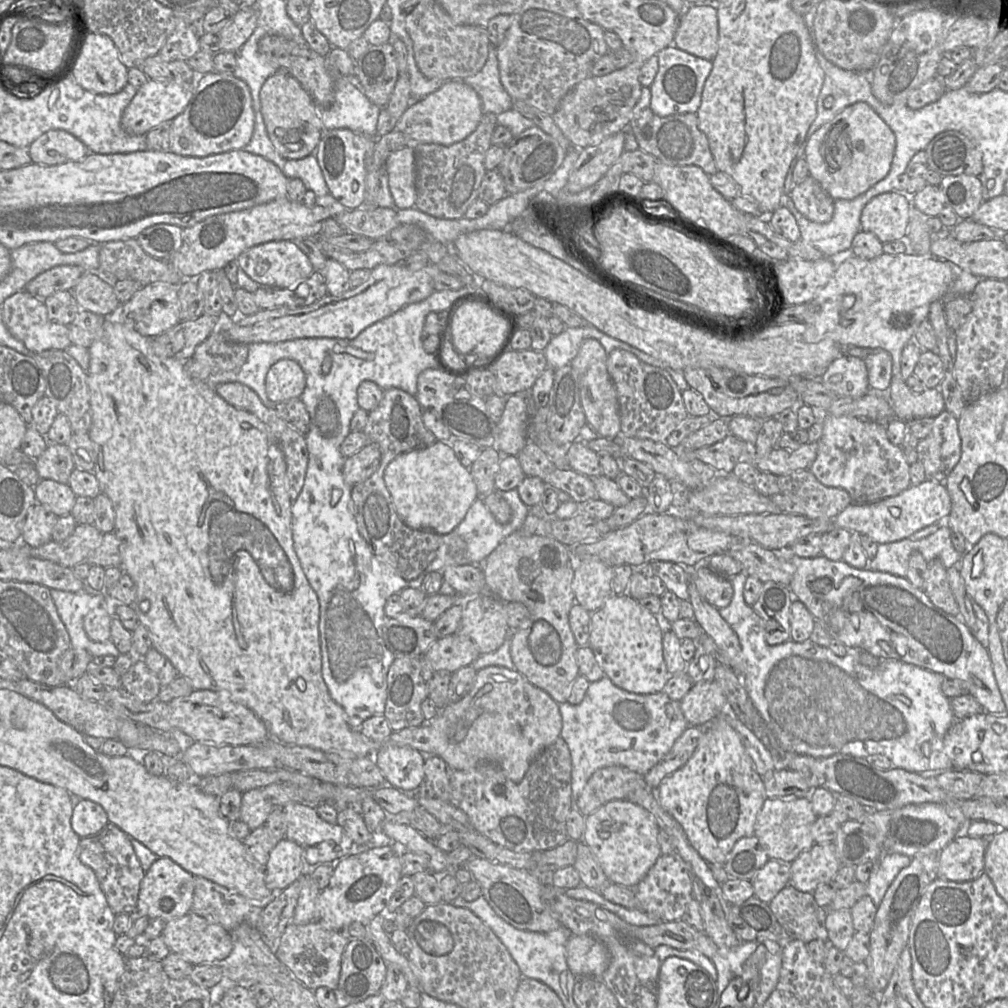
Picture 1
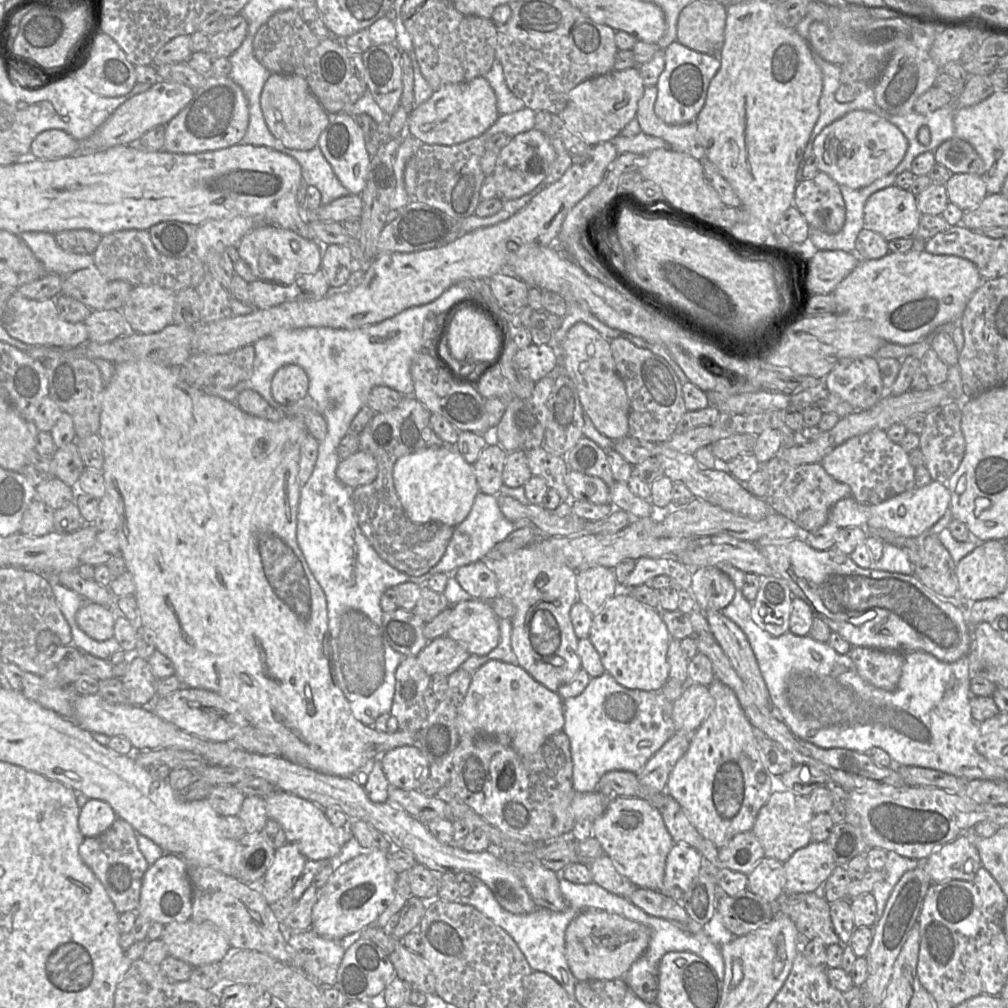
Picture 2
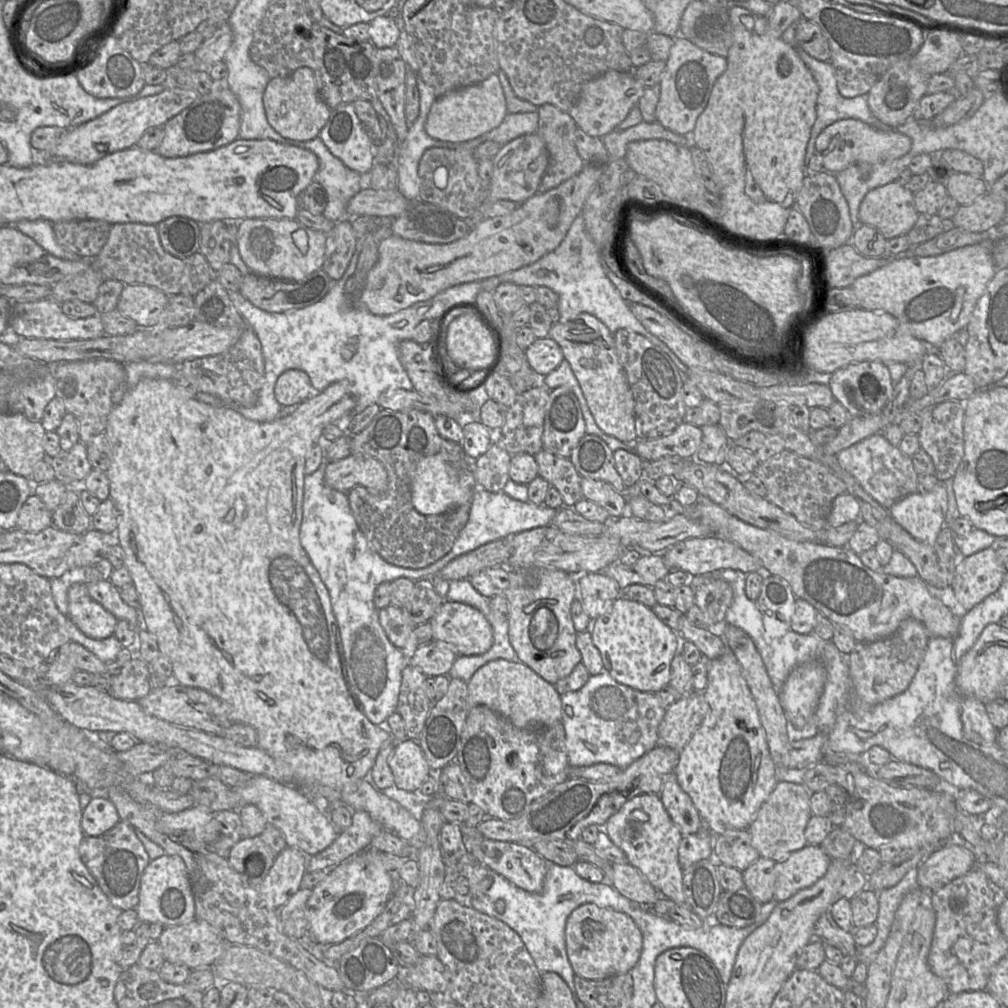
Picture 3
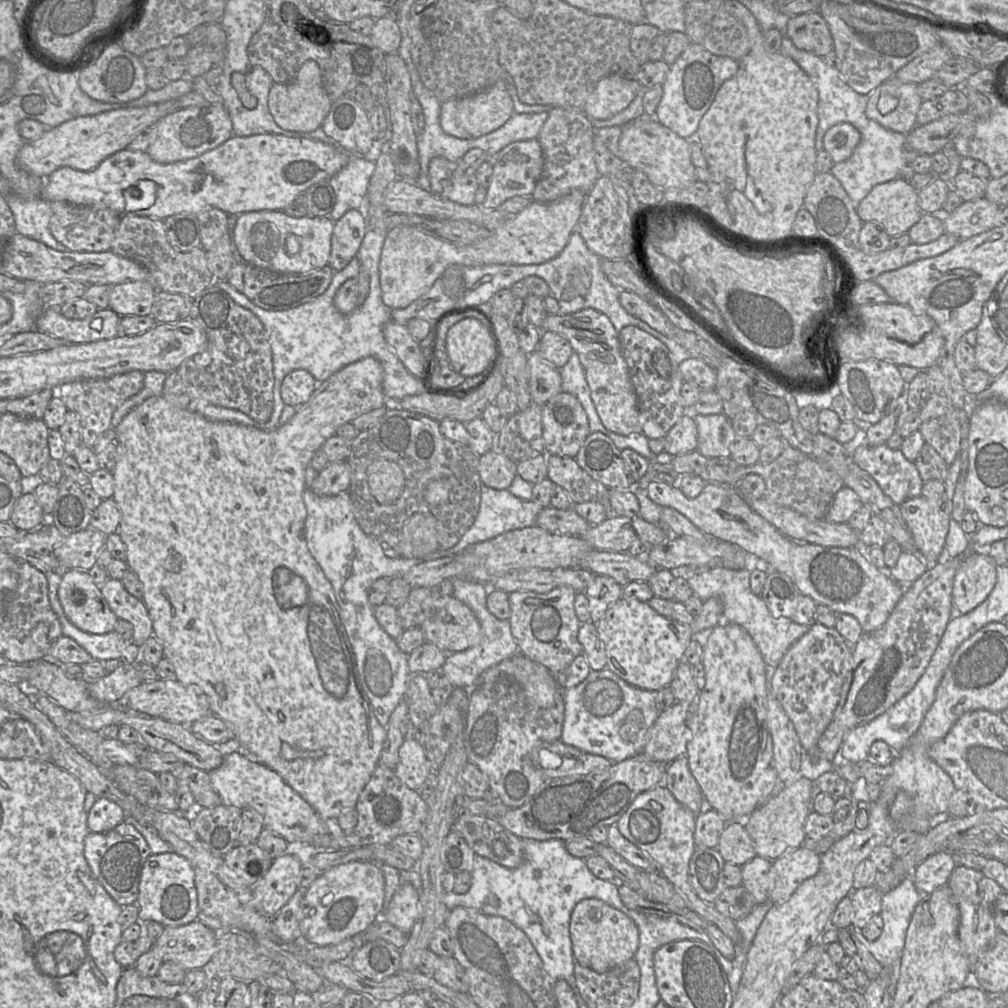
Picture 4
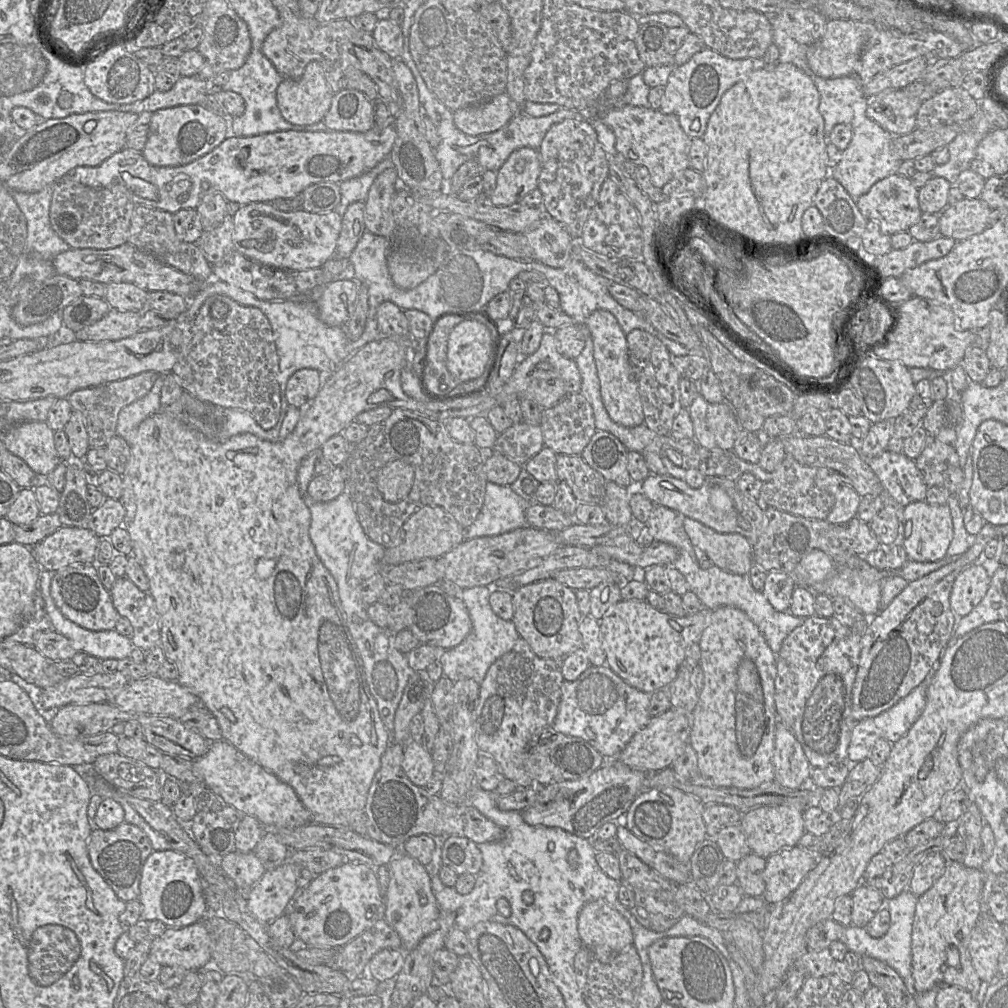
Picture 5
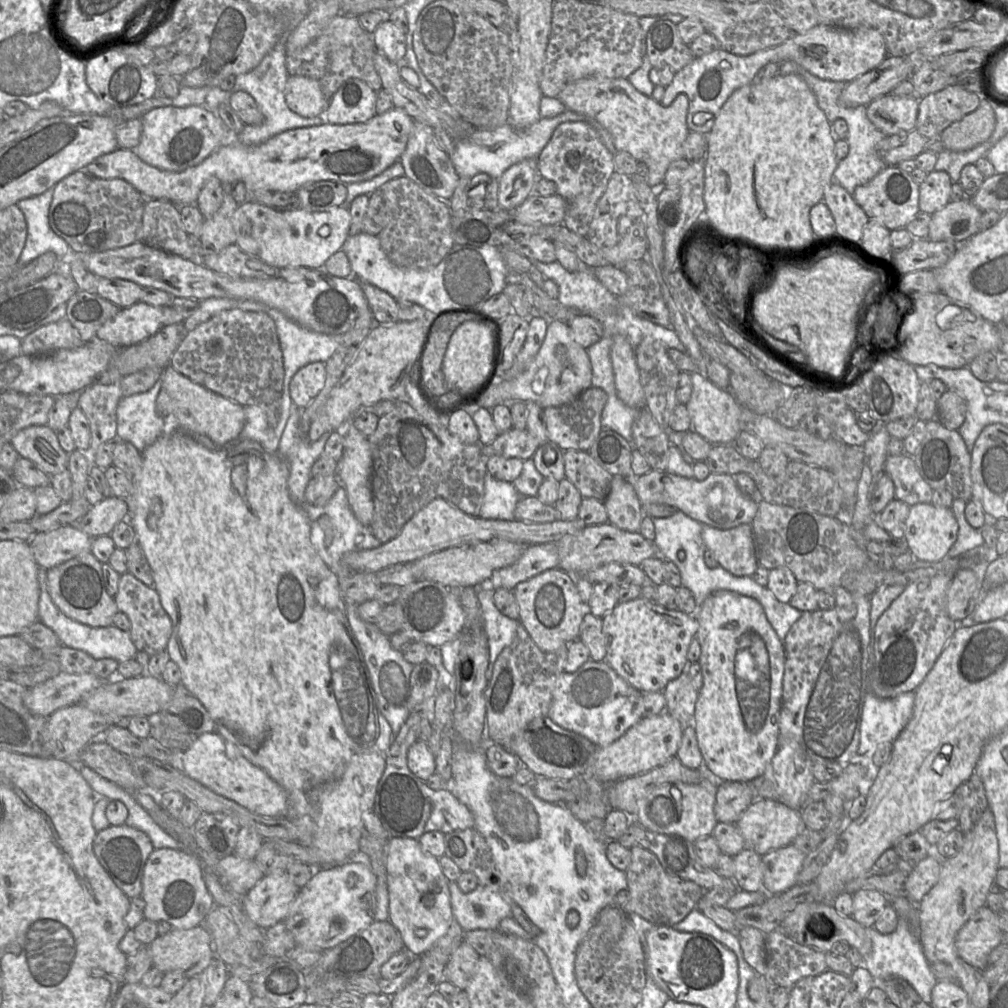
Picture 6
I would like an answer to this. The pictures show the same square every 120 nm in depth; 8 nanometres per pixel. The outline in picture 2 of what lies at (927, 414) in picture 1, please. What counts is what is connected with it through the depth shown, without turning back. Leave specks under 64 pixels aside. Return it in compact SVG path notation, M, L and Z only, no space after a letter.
M911 249L884 257L860 260L833 291L835 314L858 317L874 324L875 335L886 343L911 345L940 325L959 321L983 279L968 259Z

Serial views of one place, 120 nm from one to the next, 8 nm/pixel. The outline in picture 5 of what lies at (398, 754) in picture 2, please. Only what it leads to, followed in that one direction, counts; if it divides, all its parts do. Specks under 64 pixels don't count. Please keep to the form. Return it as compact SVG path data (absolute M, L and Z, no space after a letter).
M411 739L405 744L402 768L414 785L424 787L434 772L432 756L421 743Z

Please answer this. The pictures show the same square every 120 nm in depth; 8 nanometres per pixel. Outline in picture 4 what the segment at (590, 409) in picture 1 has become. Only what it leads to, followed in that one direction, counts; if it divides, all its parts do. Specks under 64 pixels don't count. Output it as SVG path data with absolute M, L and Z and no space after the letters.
M587 308L570 315L548 314L542 331L551 331L566 338L577 353L584 369L591 399L602 424L610 431L629 435L642 433L634 388L628 375L628 367L622 355L619 332L603 313Z

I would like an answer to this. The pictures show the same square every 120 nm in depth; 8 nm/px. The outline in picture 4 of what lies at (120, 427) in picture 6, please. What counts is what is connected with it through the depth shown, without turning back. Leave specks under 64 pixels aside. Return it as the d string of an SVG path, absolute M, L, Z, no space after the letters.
M160 371L144 373L143 388L115 410L112 416L111 428L115 429L131 410L142 404L146 399L160 396L163 392L166 377L167 374Z

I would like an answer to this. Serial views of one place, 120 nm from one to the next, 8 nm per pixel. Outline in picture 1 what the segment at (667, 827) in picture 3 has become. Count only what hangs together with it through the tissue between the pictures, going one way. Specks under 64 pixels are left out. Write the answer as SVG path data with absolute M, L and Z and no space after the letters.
M629 799L612 800L586 816L581 841L590 848L609 882L634 888L661 856L659 831L654 816L645 808Z

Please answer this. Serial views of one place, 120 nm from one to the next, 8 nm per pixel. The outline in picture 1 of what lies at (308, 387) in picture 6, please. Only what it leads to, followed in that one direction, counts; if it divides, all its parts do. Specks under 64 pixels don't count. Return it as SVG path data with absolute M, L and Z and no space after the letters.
M281 359L274 363L265 378L267 397L274 403L300 398L305 387L305 373L292 359Z

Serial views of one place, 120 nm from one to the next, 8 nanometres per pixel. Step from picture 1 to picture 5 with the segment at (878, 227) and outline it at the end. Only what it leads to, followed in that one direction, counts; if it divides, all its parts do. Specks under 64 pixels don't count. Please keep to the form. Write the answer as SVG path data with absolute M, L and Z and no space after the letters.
M897 173L877 181L867 193L857 199L856 205L867 220L877 221L882 232L889 236L908 231L922 214L918 203L918 189L909 178Z

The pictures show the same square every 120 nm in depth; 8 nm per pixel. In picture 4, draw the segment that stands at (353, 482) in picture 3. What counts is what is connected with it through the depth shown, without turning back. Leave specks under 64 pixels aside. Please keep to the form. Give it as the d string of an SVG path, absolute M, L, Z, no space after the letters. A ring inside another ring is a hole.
M376 459L366 470L372 496L379 504L393 504L401 496L405 477L400 466L386 459ZM347 461L329 463L311 485L311 490L318 496L336 496L349 489L351 481L350 467Z

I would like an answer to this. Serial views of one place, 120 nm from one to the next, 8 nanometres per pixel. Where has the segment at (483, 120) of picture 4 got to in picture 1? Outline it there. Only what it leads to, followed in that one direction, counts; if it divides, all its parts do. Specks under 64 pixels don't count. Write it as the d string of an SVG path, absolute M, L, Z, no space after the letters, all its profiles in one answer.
M450 80L421 100L413 100L396 123L395 130L405 133L411 144L449 146L467 138L477 128L483 113L477 92L462 80Z

